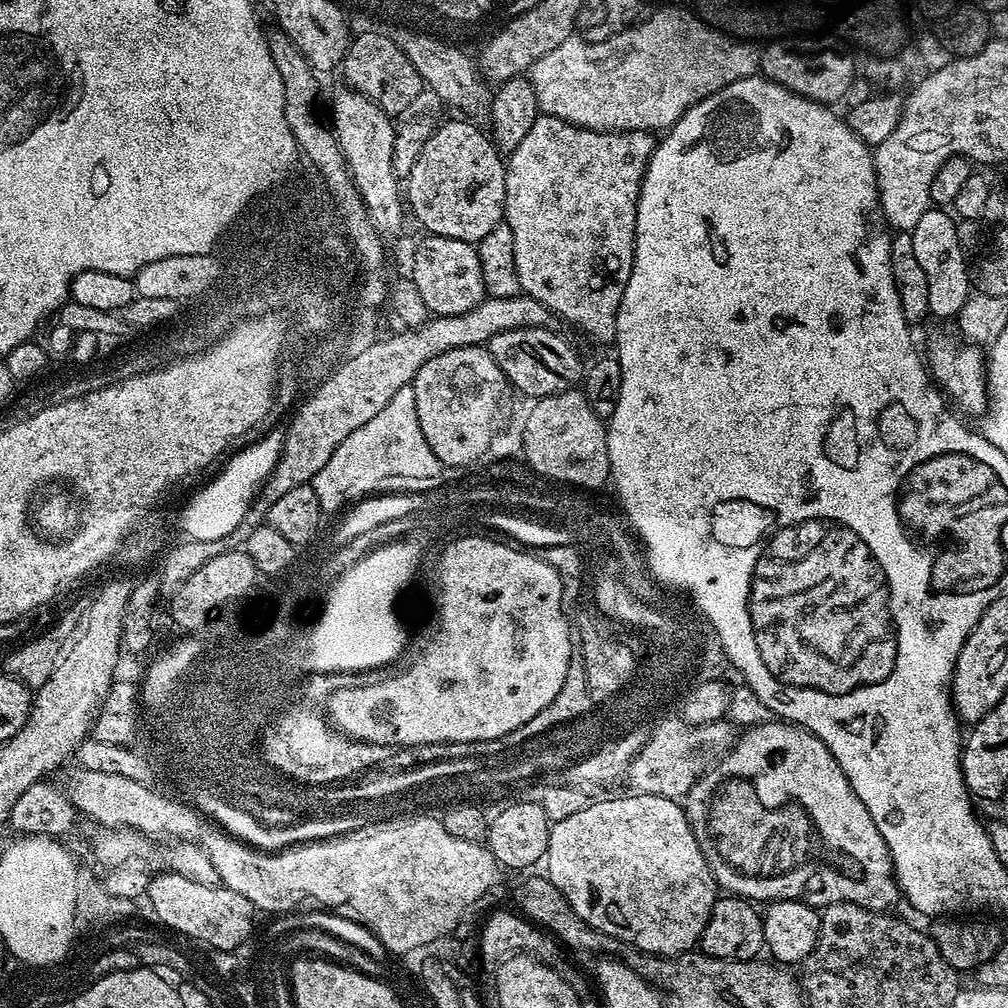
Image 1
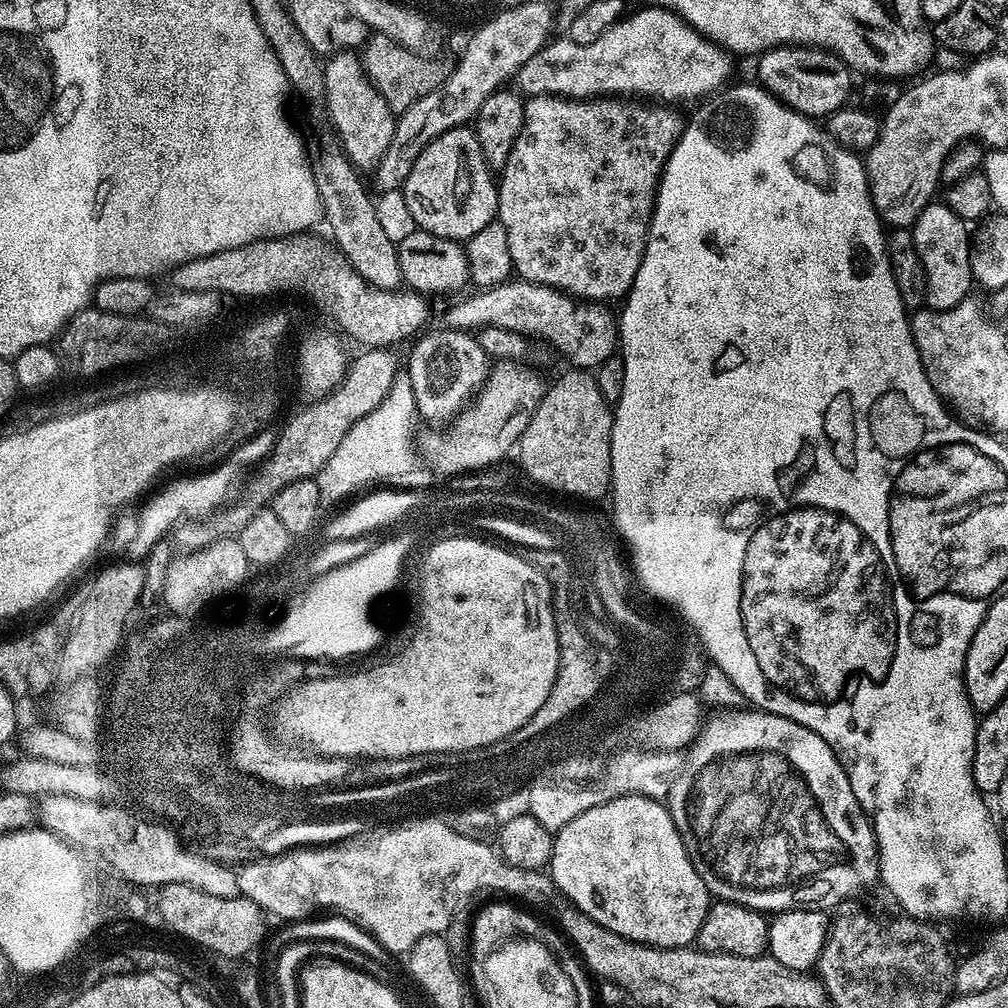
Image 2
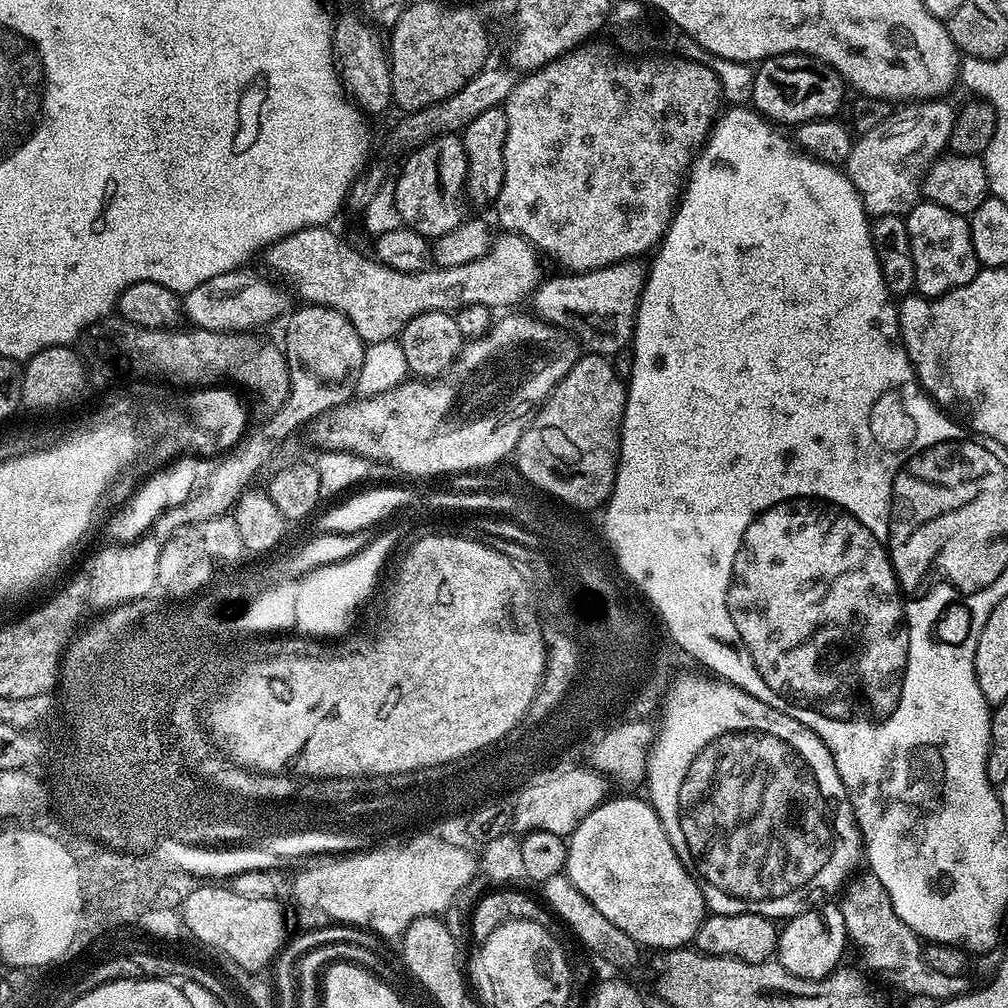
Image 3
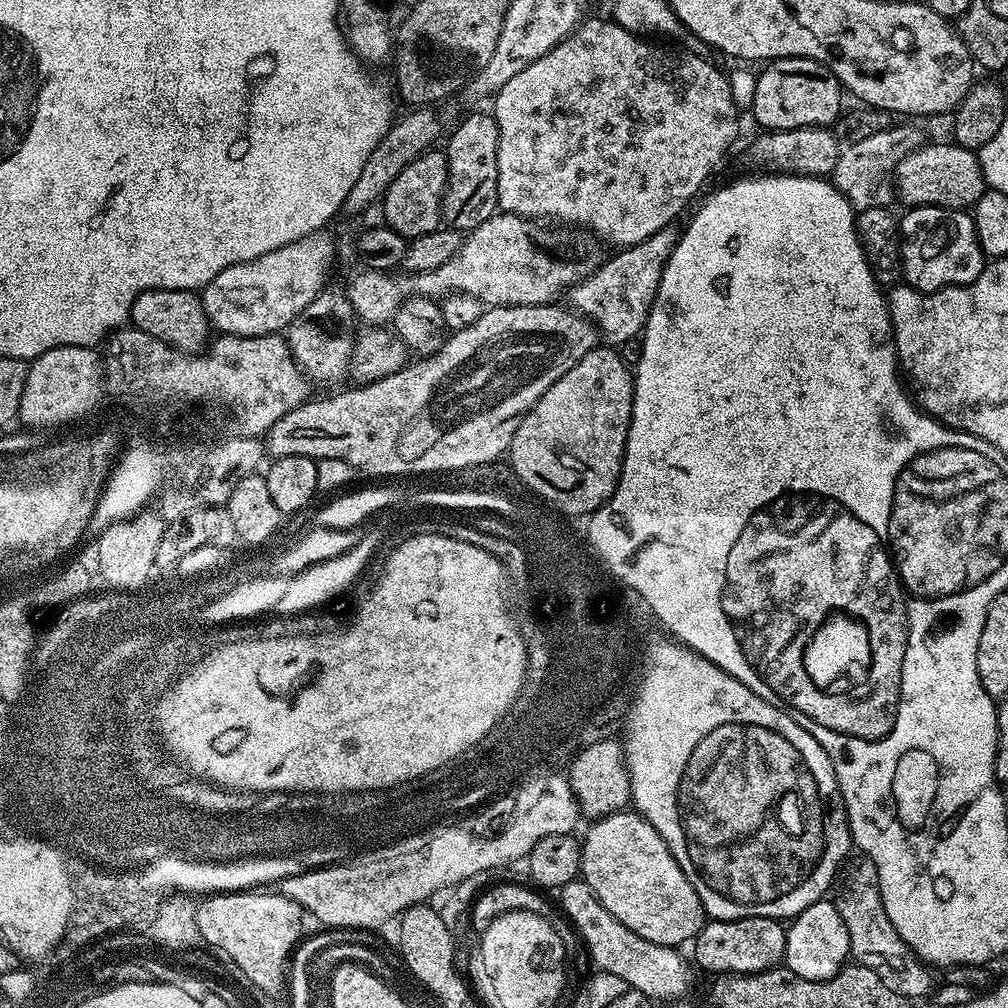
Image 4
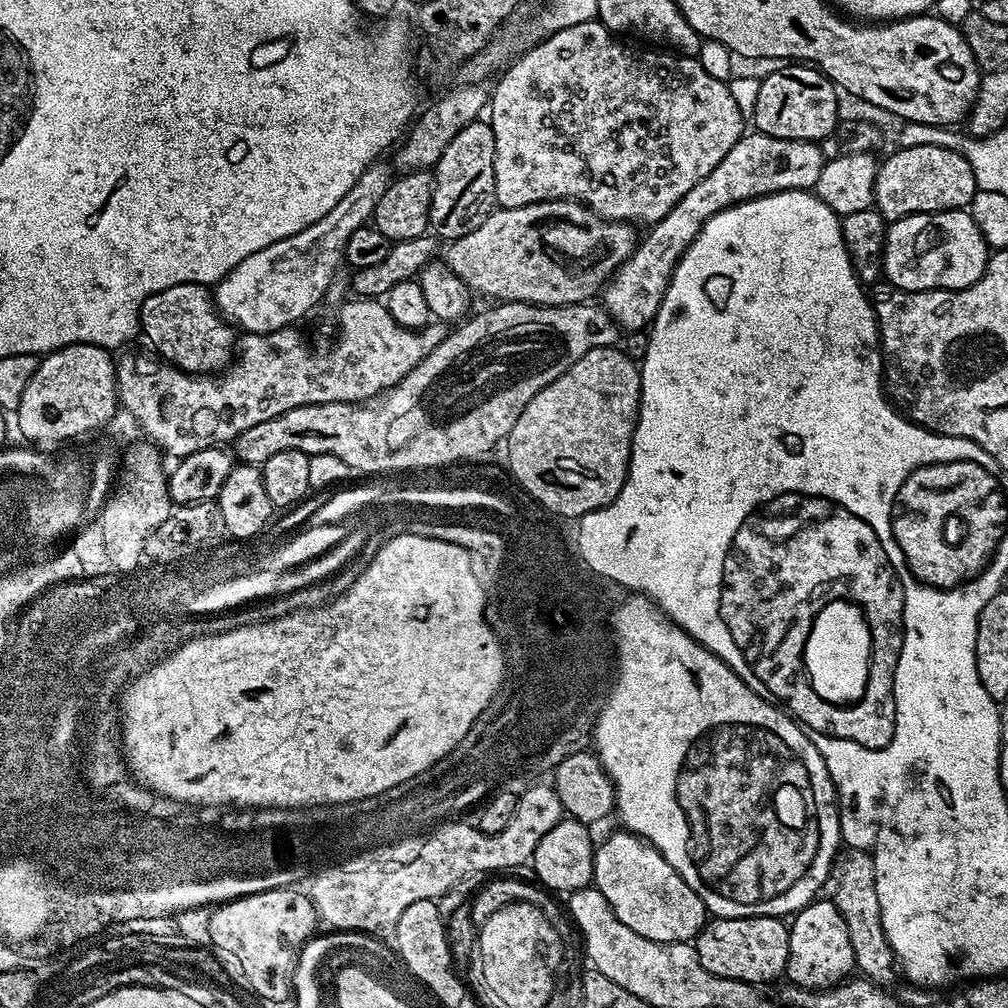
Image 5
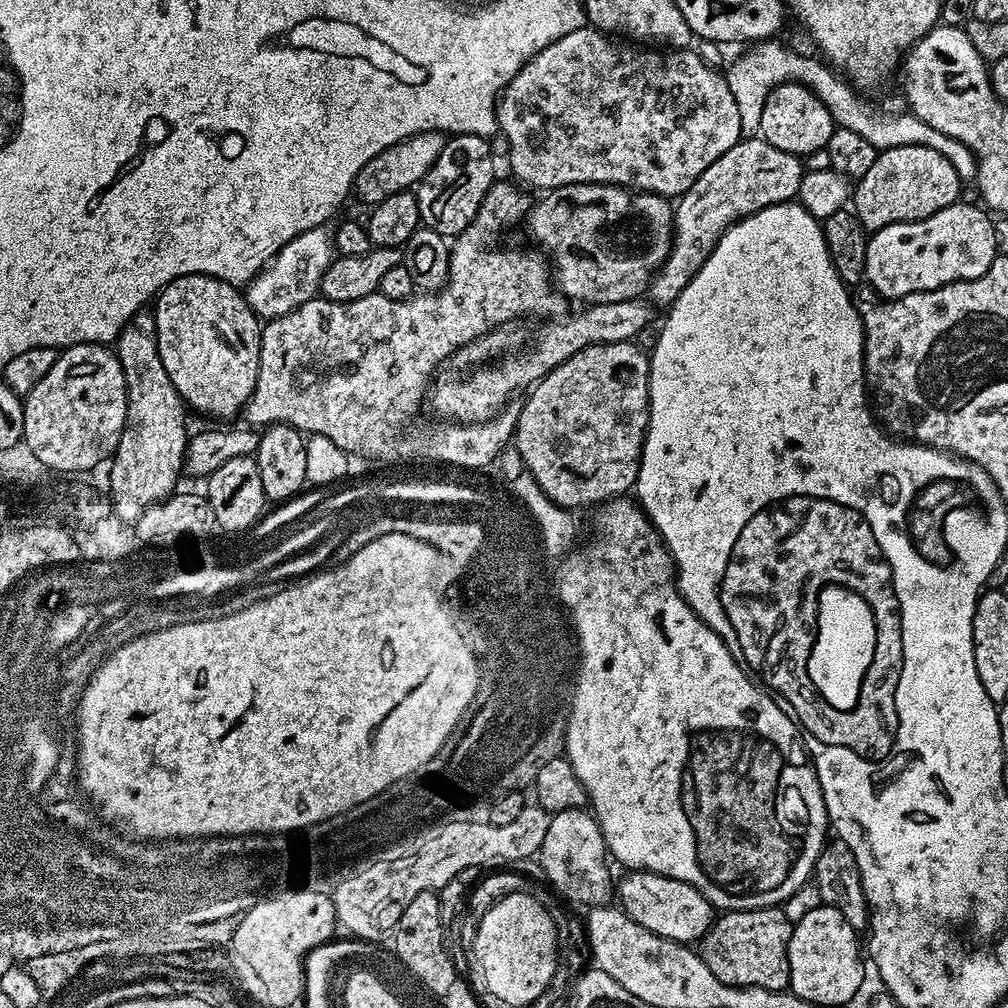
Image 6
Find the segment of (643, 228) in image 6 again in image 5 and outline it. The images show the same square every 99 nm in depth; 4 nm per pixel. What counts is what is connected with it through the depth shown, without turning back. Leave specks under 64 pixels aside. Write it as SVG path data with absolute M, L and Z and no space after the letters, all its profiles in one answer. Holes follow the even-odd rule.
M543 200L517 208L497 207L478 230L470 230L470 234L447 245L446 263L473 293L493 296L496 302L543 304L550 308L583 304L603 289L618 266L636 249L638 232L636 236L632 228L635 227L623 220L605 220L578 200Z

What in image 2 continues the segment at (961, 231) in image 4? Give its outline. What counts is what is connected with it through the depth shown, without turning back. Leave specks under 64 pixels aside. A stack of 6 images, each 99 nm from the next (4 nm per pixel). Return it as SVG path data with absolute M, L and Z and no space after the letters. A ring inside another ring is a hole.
M929 202L920 211L911 229L918 258L926 274L924 302L935 312L950 310L958 302L969 299L974 279L971 272L970 228L943 202Z

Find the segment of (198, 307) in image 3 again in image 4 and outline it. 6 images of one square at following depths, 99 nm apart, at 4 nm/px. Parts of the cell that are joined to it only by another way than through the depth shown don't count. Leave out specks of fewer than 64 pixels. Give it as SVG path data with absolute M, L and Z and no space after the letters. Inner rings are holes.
M327 231L312 232L309 236L298 238L270 254L260 255L258 258L246 263L236 263L234 266L222 270L204 289L200 297L204 316L209 325L219 333L230 336L256 337L270 336L281 333L287 329L290 322L314 302L319 292L325 291L324 278L336 255L336 246L333 237Z

